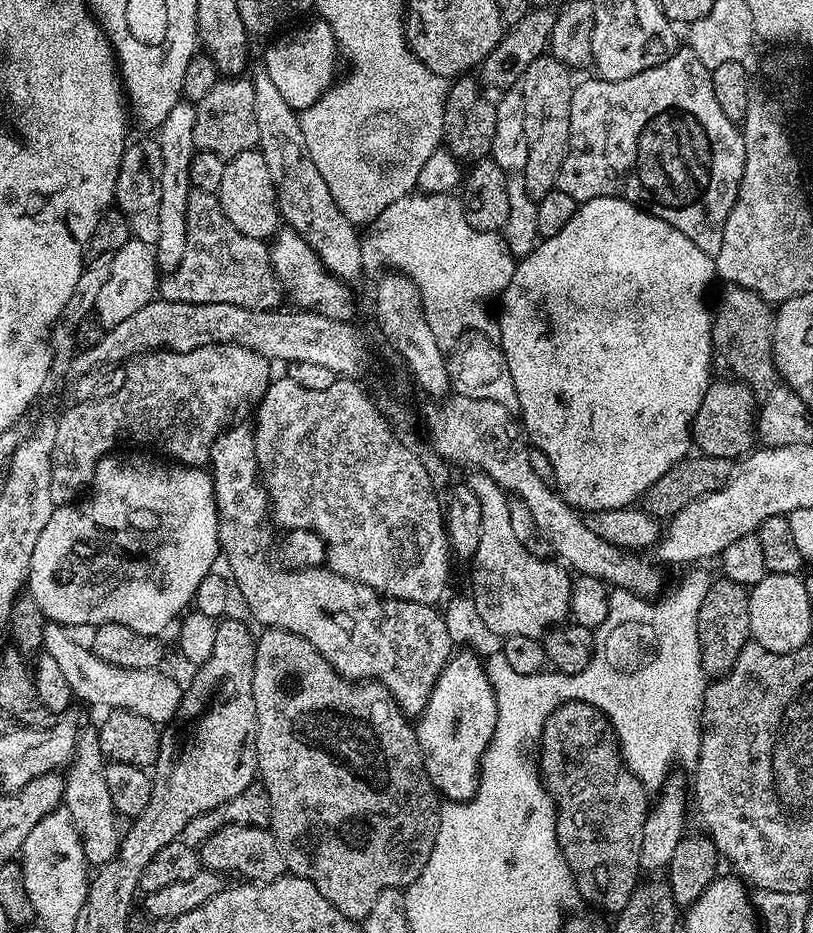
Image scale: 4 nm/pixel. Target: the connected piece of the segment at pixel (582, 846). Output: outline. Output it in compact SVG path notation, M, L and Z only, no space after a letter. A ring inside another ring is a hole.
M570 700L560 705L548 717L538 737L539 744L538 775L544 781L544 788L552 796L552 801L556 803L556 837L572 877L576 879L579 895L583 899L585 896L598 908L619 914L626 902L630 902L630 894L634 894L642 876L639 852L642 850L643 827L646 826L650 809L649 789L624 763L620 742L612 731L608 717L581 700Z

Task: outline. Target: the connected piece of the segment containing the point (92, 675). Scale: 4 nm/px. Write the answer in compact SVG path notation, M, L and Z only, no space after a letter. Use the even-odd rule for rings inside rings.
M45 623L43 651L56 659L77 701L89 700L92 704L101 704L104 710L125 708L134 714L142 714L142 718L150 718L157 726L164 726L167 720L175 718L180 708L180 684L174 677L155 668L138 670L114 666L98 658L87 643L79 644L68 635L70 632L65 625Z

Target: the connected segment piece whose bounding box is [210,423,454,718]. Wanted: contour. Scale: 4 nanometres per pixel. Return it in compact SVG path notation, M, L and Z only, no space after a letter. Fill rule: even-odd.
M239 424L229 427L216 439L216 445L212 447L210 475L212 493L216 495L216 513L220 523L218 538L222 556L223 559L228 559L227 571L234 581L235 591L236 588L240 591L249 614L264 628L281 628L306 638L306 642L310 642L330 662L330 666L334 666L334 670L338 670L338 674L346 679L384 684L394 694L405 716L419 717L428 704L442 670L454 655L454 645L443 615L439 611L436 613L437 609L431 604L389 600L370 586L339 576L337 572L329 572L324 566L275 568L267 556L272 548L272 532L260 521L269 519L270 501L256 461L256 437L250 428Z

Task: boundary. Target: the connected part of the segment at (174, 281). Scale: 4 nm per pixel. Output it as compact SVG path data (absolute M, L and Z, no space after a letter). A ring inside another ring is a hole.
M219 206L212 208L196 208L193 207L188 213L188 243L185 246L185 256L181 260L181 264L175 271L167 273L159 281L158 292L165 300L181 300L182 302L190 302L191 304L209 304L210 302L226 302L234 306L242 306L243 308L259 308L261 310L276 310L281 307L280 296L282 300L282 289L280 287L280 279L276 277L276 271L272 265L272 254L269 245L263 240L255 240L254 238L246 238L246 234L242 234L234 228L232 223L226 218L226 214Z

